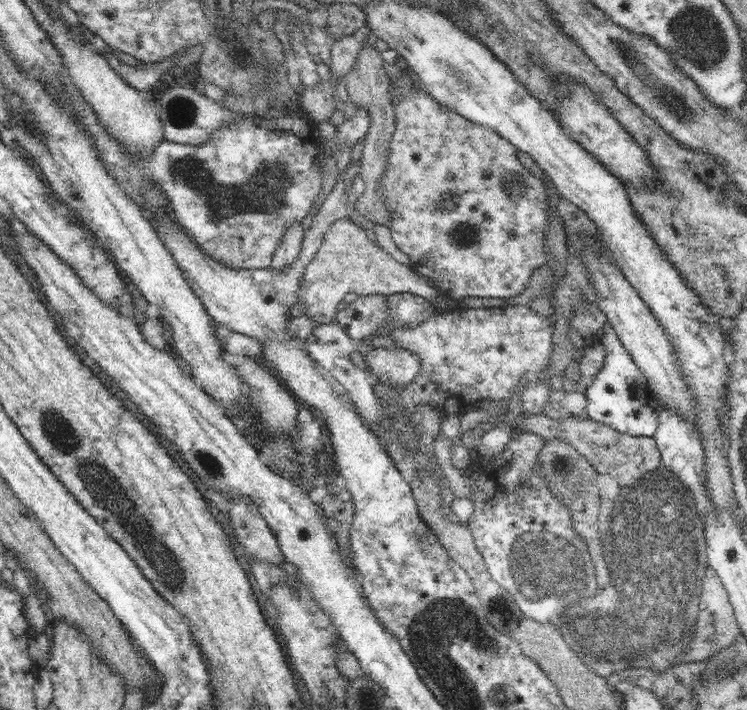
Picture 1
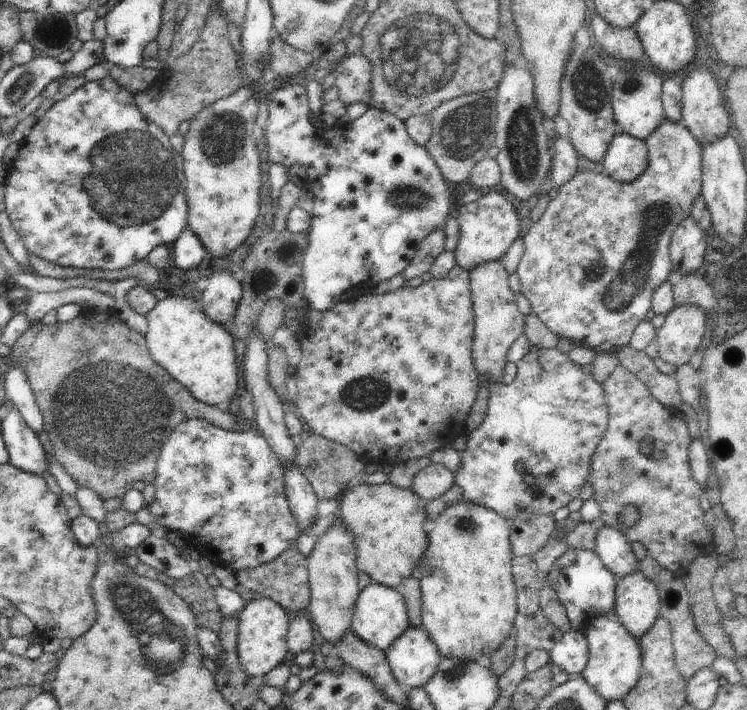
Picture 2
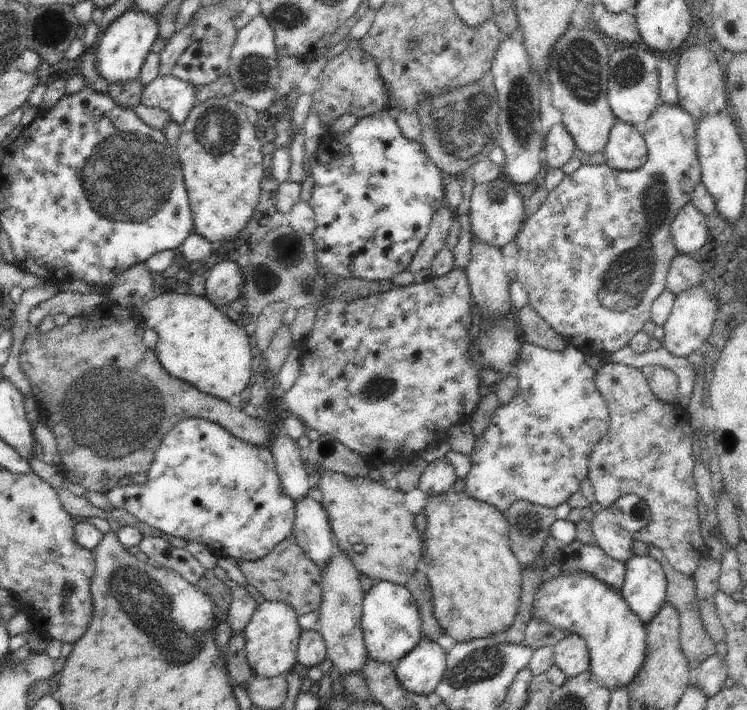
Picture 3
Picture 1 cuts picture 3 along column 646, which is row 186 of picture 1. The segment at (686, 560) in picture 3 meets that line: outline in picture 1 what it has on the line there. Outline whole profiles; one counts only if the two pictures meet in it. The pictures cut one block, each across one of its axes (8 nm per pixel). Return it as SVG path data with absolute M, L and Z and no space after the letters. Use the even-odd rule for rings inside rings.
M408 70L396 84L400 100L394 102L396 132L392 146L388 148L386 172L380 178L380 190L384 202L392 214L388 228L394 244L410 256L410 266L428 278L440 294L452 296L452 300L464 300L468 296L480 298L514 298L518 296L532 274L546 266L544 250L544 226L550 218L548 196L544 184L518 160L518 148L498 136L496 130L476 126L472 120L440 106L424 86L414 86L416 76ZM516 172L522 176L526 190L520 198L514 198L504 190L504 176Z

